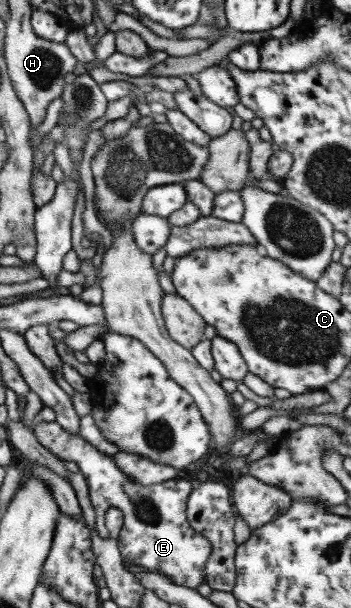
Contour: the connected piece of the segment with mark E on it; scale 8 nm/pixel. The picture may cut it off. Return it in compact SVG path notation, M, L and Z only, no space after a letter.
M36 420L33 433L38 442L60 460L76 462L79 471L86 479L89 498L96 512L97 536L109 540L108 529L104 525L104 516L108 508L118 508L123 512L123 525L116 544L123 562L130 562L138 568L168 576L174 584L196 590L206 576L206 562L212 552L208 538L196 532L186 518L186 502L192 492L192 482L184 475L160 483L142 485L132 481L116 465L114 455L106 455L92 443L83 440L78 434L62 428L58 422Z

